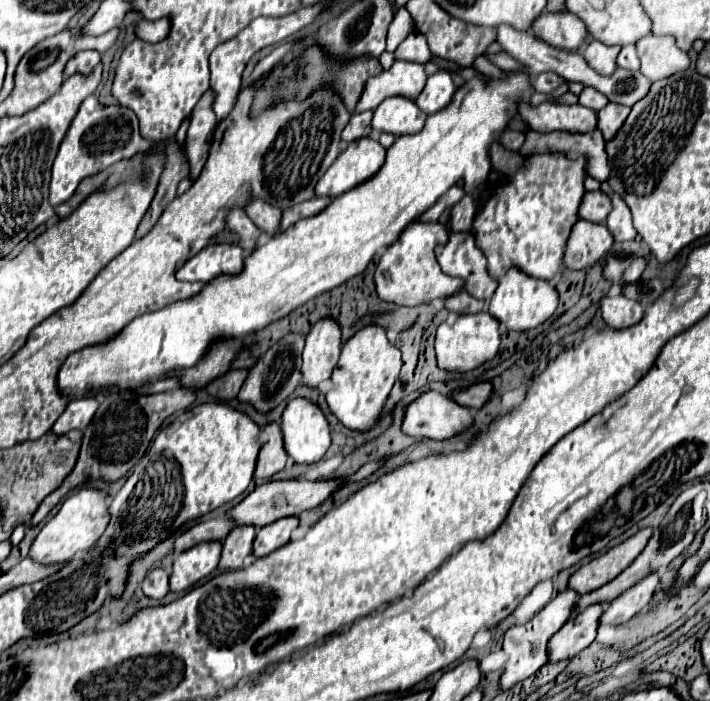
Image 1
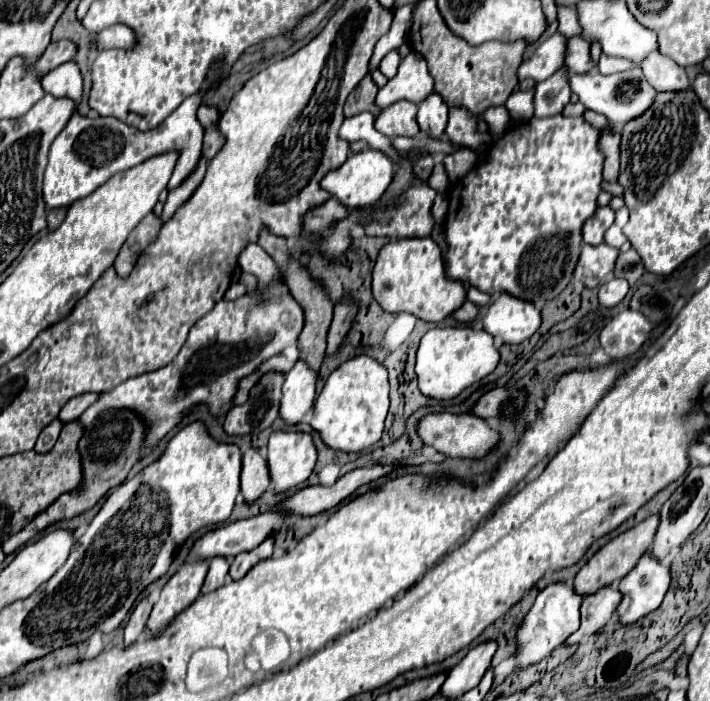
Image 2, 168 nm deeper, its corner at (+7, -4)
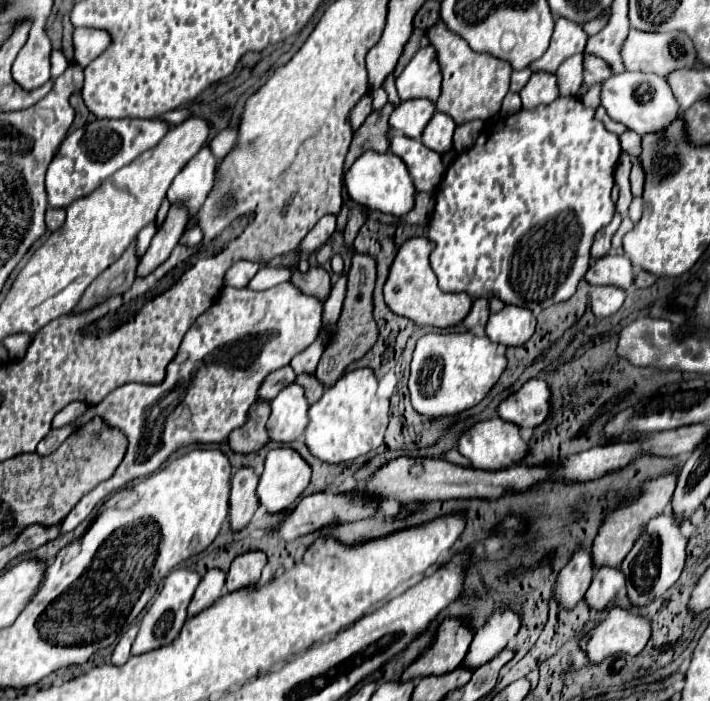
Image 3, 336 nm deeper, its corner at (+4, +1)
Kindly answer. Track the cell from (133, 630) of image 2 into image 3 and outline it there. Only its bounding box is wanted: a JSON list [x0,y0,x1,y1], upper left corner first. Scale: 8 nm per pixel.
[111,625,139,665]

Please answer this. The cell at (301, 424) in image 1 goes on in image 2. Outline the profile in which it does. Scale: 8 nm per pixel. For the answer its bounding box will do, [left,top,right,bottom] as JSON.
[266,432,316,494]

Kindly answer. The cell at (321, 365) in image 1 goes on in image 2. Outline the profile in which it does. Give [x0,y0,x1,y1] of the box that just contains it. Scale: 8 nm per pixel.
[278,362,318,426]

